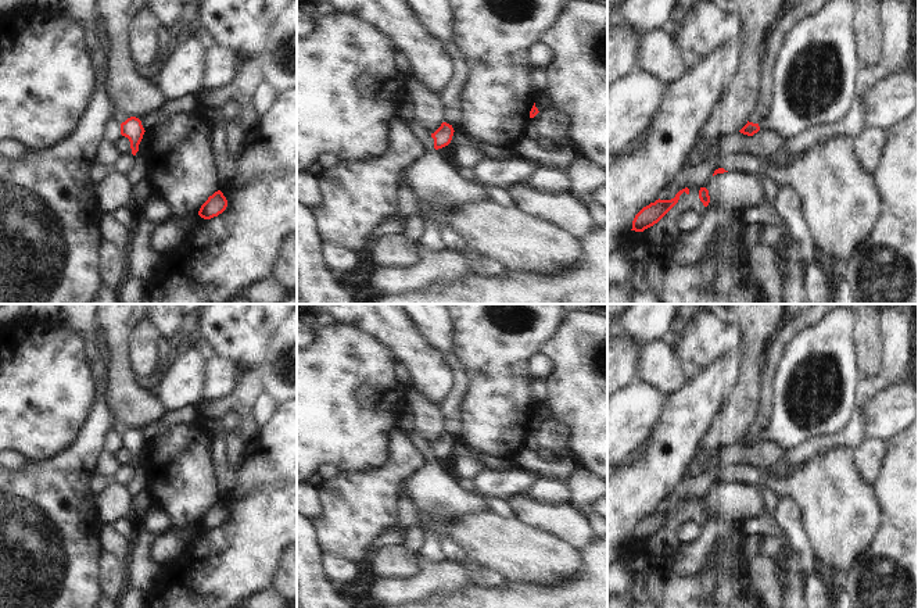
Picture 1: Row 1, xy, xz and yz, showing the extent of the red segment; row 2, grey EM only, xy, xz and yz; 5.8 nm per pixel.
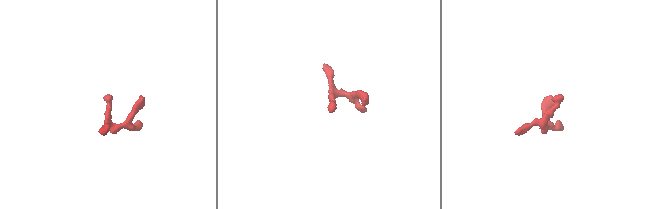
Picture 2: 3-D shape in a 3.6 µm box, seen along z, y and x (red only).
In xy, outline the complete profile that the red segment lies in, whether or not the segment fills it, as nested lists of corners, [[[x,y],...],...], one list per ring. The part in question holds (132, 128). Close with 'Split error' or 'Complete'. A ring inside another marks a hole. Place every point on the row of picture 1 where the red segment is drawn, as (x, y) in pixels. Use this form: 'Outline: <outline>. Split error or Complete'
Outline: [[[115,110],[112,117],[121,124],[121,135],[128,137],[130,142],[132,154],[136,155],[139,144],[144,135],[141,121],[136,117],[126,118],[121,111]]]. Split error

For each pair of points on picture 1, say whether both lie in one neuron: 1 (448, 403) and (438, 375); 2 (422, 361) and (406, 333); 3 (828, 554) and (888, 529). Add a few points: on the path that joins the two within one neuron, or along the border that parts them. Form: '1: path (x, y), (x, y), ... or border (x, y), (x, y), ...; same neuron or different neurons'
1: border (445, 362), (449, 371), (449, 389), (438, 406); different neurons
2: path (415, 354), (408, 347), (406, 340); same neuron
3: border (884, 519), (872, 543), (856, 561); different neurons

